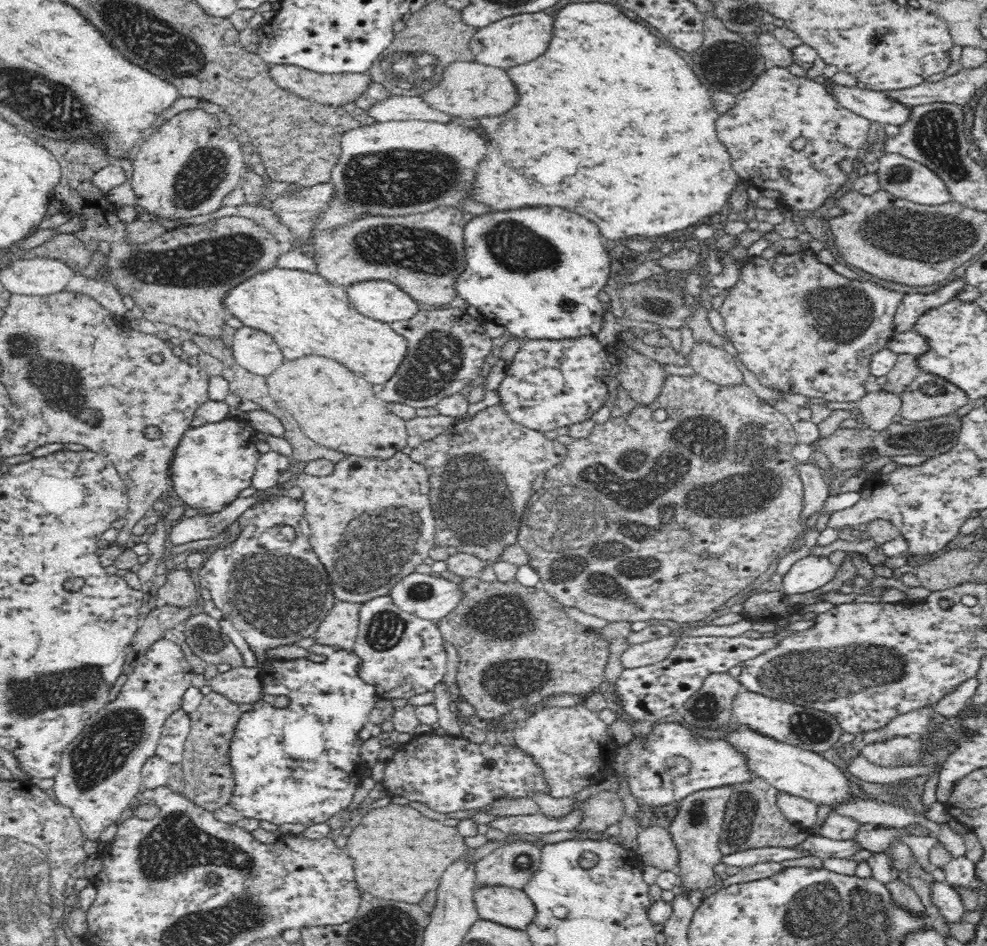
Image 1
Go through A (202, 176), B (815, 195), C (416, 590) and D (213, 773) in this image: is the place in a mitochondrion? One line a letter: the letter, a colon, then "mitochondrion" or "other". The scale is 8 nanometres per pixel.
A: mitochondrion
B: other
C: mitochondrion
D: other

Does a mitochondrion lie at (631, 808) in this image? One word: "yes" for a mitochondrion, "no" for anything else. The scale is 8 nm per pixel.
no

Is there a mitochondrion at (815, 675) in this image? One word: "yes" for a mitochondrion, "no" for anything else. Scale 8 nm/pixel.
yes

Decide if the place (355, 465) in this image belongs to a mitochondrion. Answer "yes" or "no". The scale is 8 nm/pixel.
no

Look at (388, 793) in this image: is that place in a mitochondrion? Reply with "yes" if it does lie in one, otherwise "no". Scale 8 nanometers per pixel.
no

